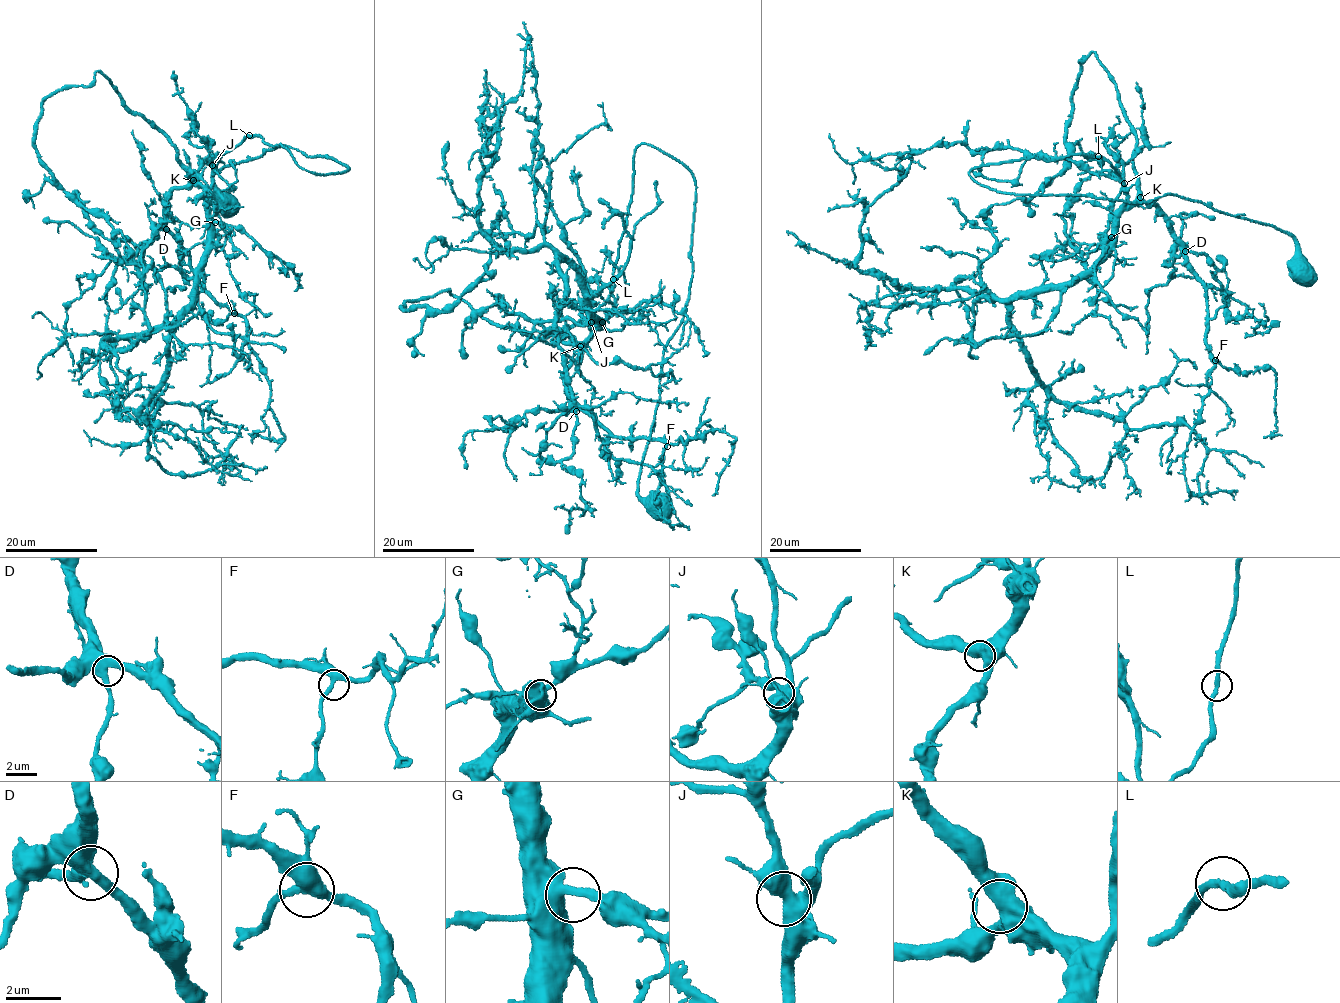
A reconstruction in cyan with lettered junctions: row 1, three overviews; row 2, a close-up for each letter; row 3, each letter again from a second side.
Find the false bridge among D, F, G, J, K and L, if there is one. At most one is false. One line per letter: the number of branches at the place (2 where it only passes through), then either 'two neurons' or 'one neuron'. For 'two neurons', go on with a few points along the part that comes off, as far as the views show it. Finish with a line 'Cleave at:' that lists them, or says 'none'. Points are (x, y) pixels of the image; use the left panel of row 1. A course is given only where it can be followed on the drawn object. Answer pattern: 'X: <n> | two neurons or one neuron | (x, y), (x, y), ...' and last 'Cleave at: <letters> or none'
D: 3 | one neuron
F: 3 | one neuron
G: 2 | one neuron
J: 3 | one neuron
K: 3 | one neuron
L: 2 | one neuron
Cleave at: none

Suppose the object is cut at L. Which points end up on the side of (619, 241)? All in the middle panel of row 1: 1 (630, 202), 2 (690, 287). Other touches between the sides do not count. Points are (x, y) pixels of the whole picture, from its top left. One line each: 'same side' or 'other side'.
1: same side
2: same side

